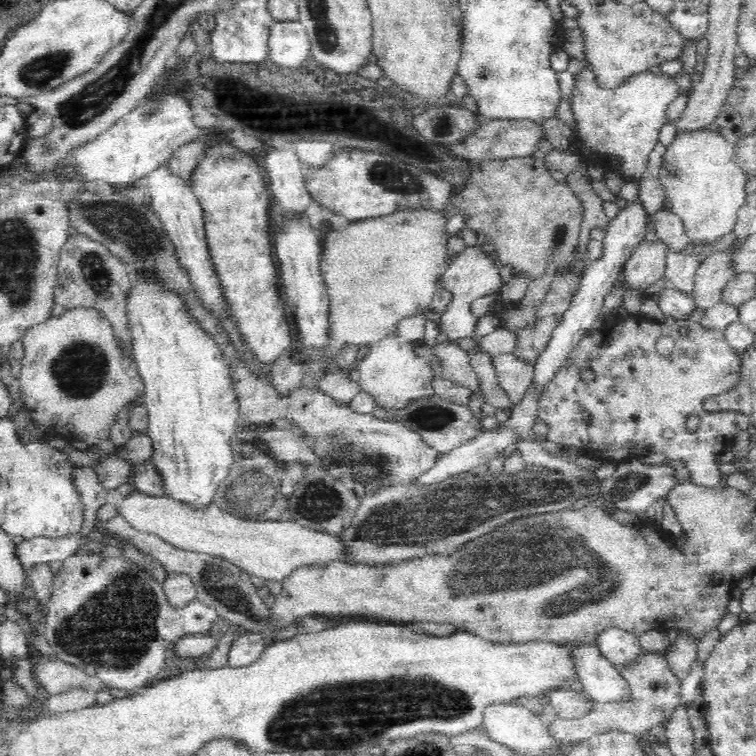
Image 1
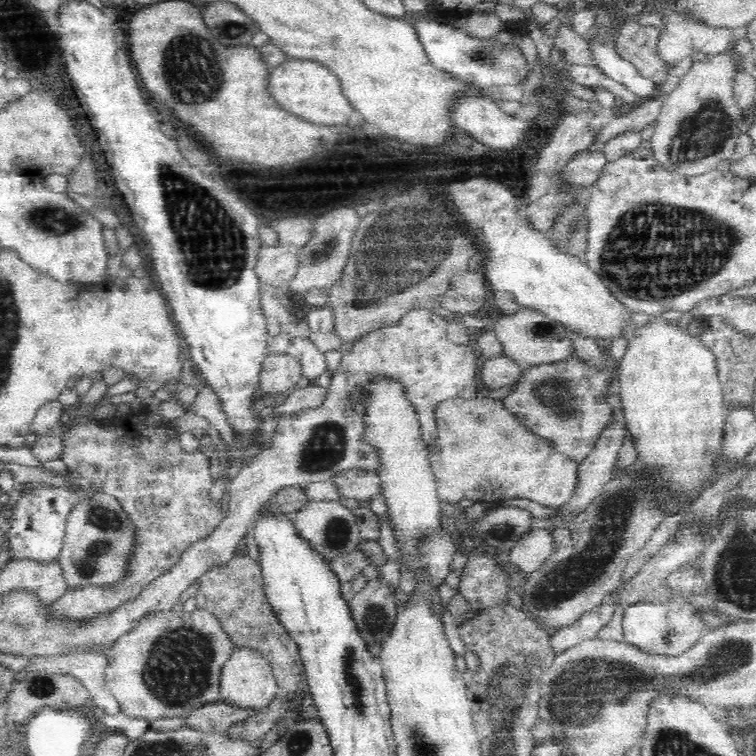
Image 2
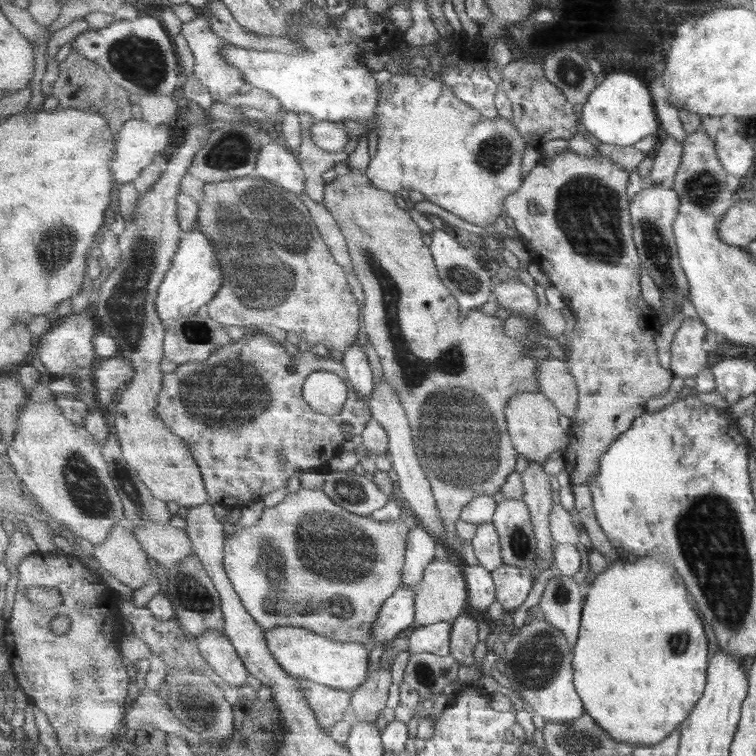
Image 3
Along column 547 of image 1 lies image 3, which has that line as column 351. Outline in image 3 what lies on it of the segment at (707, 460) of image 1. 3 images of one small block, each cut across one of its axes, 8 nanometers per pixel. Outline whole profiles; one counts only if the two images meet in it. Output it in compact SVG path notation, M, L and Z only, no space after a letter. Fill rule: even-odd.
M260 329L250 331L243 340L234 341L231 346L217 348L203 362L180 364L171 373L165 373L158 403L156 411L161 419L176 436L181 436L187 442L194 454L210 498L231 508L263 501L269 492L285 488L291 476L300 476L305 471L328 464L329 460L342 451L342 444L352 441L354 436L361 436L369 420L373 419L369 404L365 404L365 400L353 386L342 361L331 358L330 354L325 357L317 356L311 349L291 356L283 345ZM317 371L337 373L349 387L347 402L339 414L331 416L315 412L303 398L306 378ZM343 422L353 427L351 433L341 432Z

